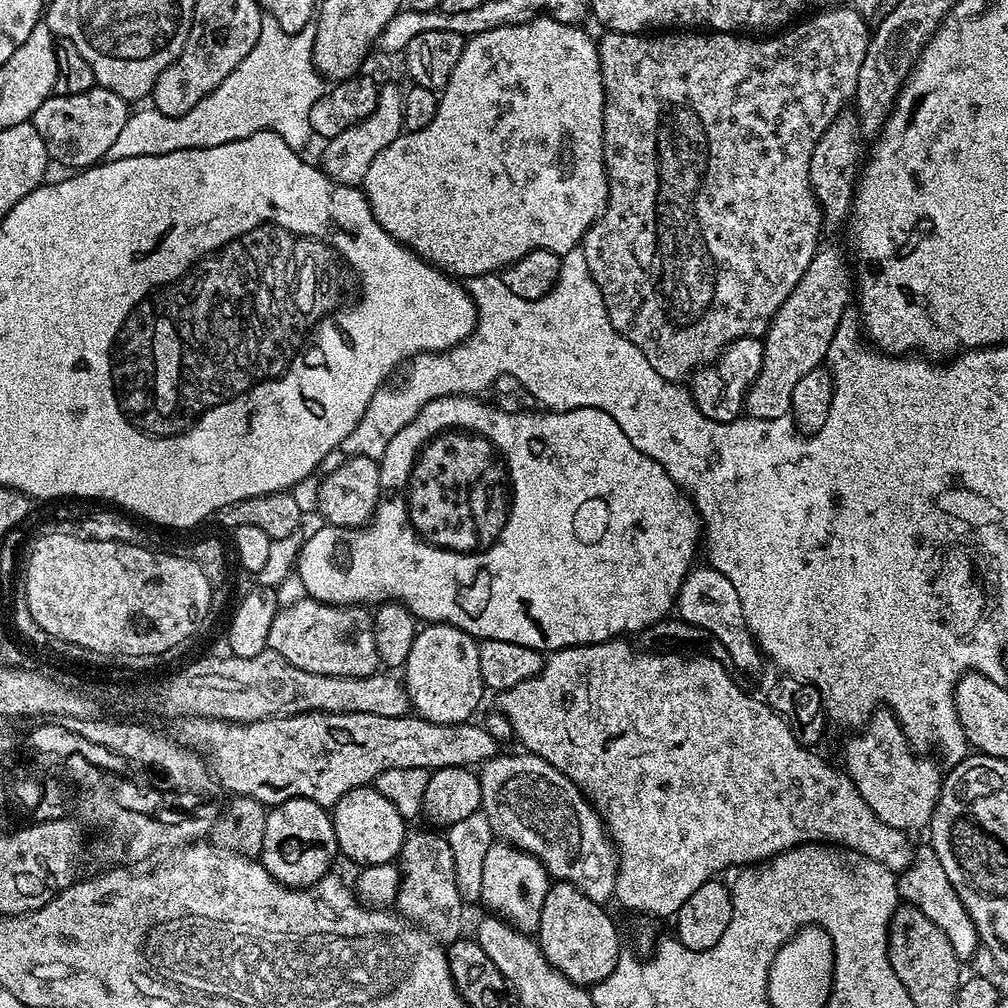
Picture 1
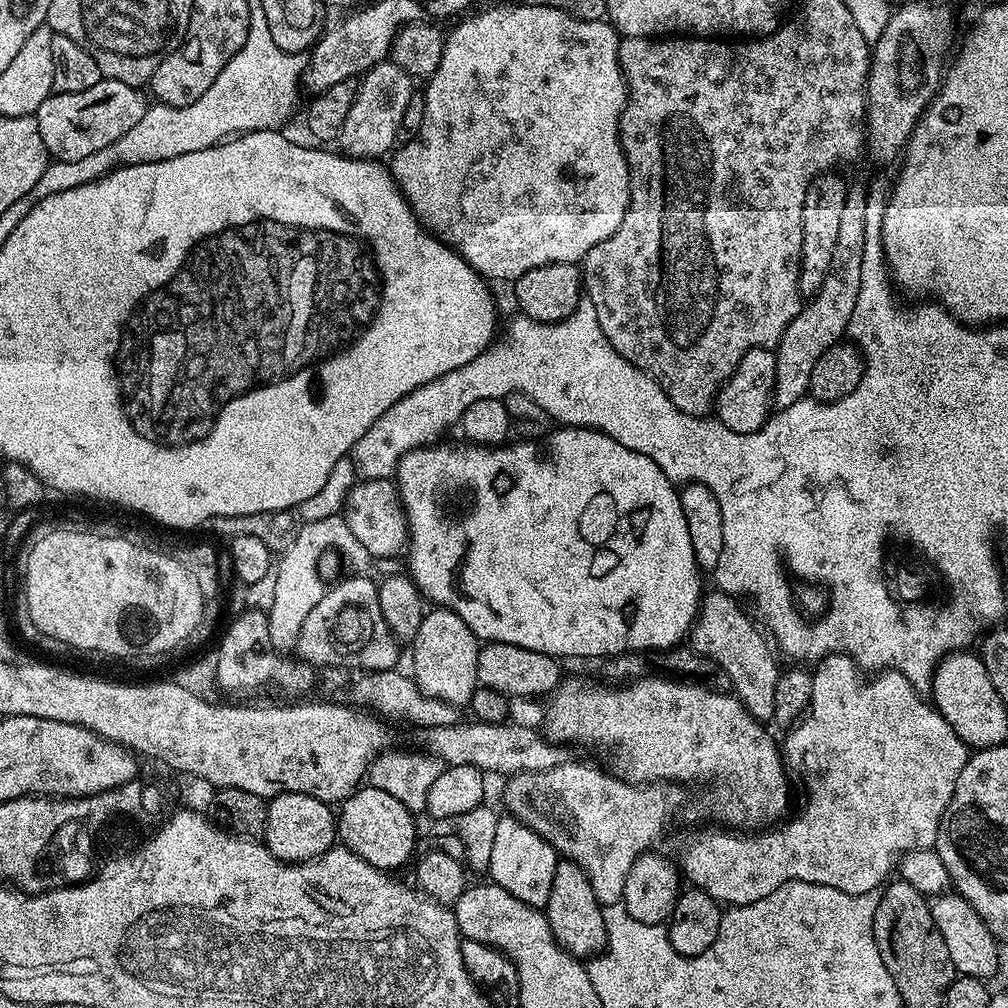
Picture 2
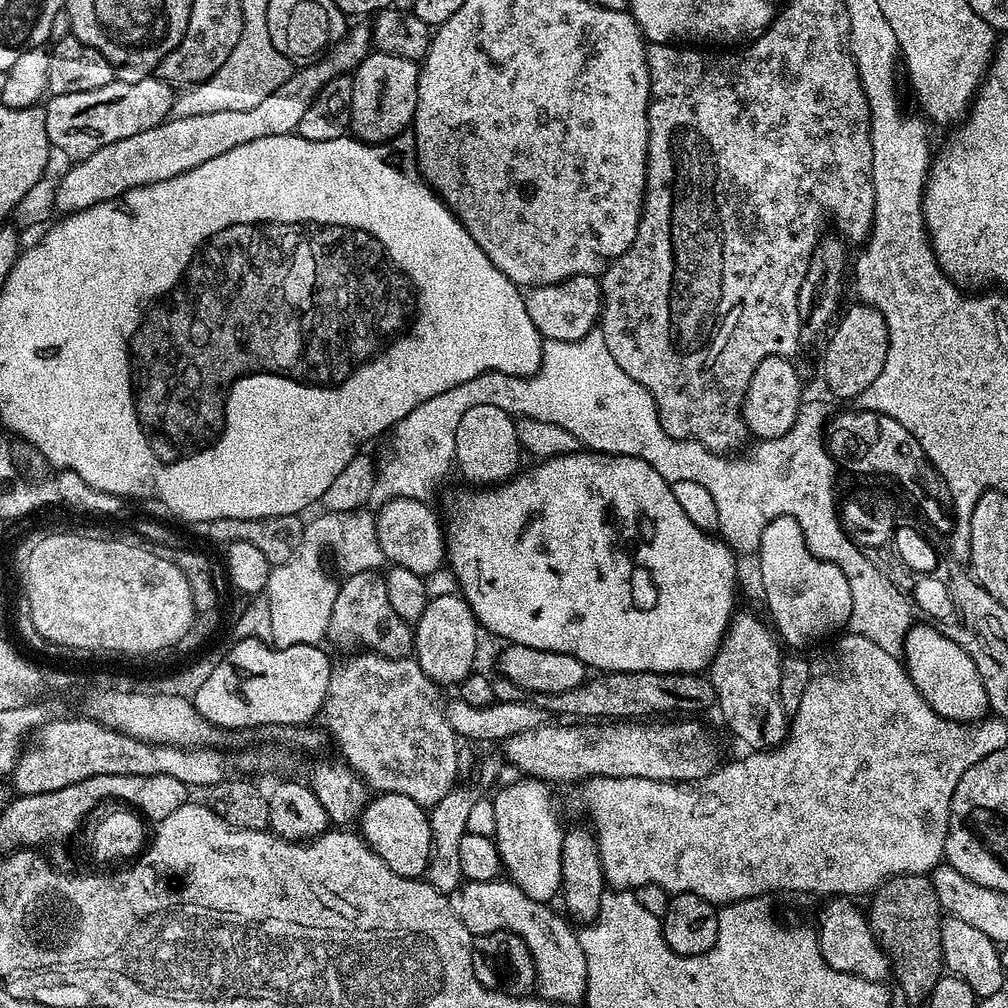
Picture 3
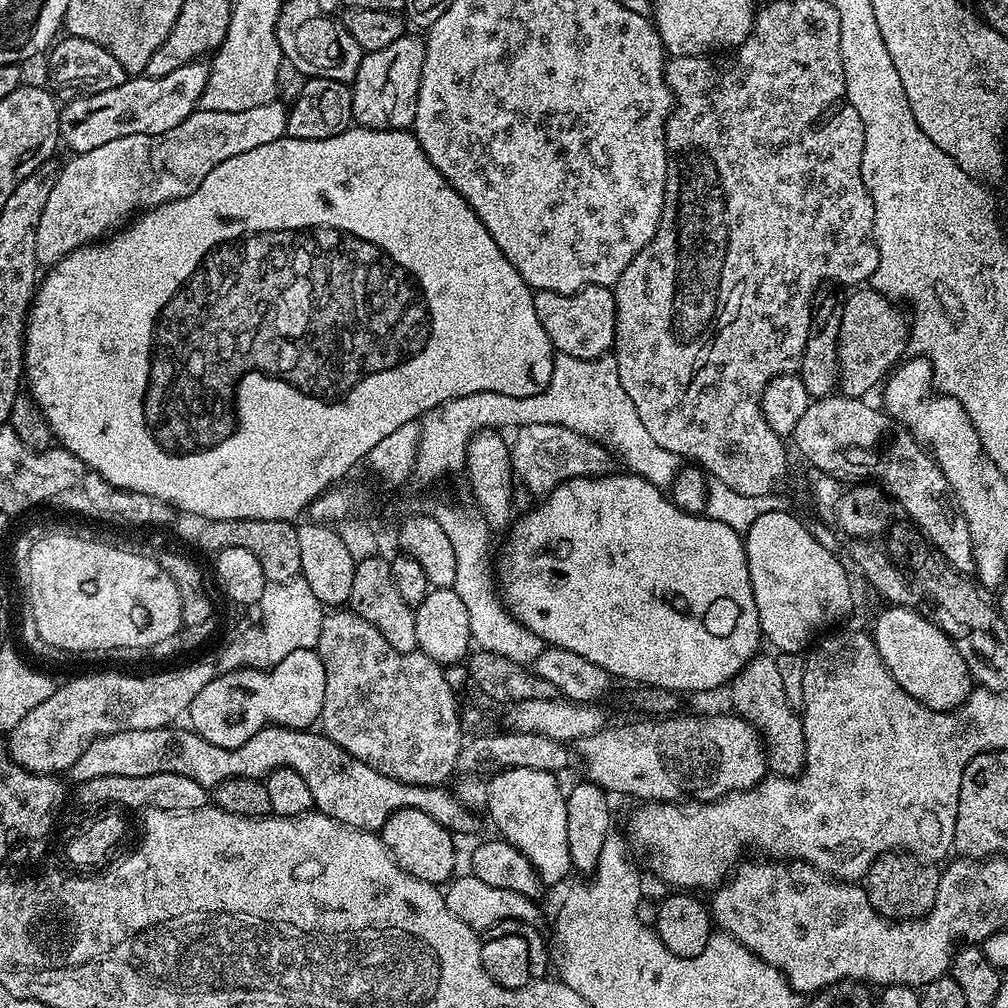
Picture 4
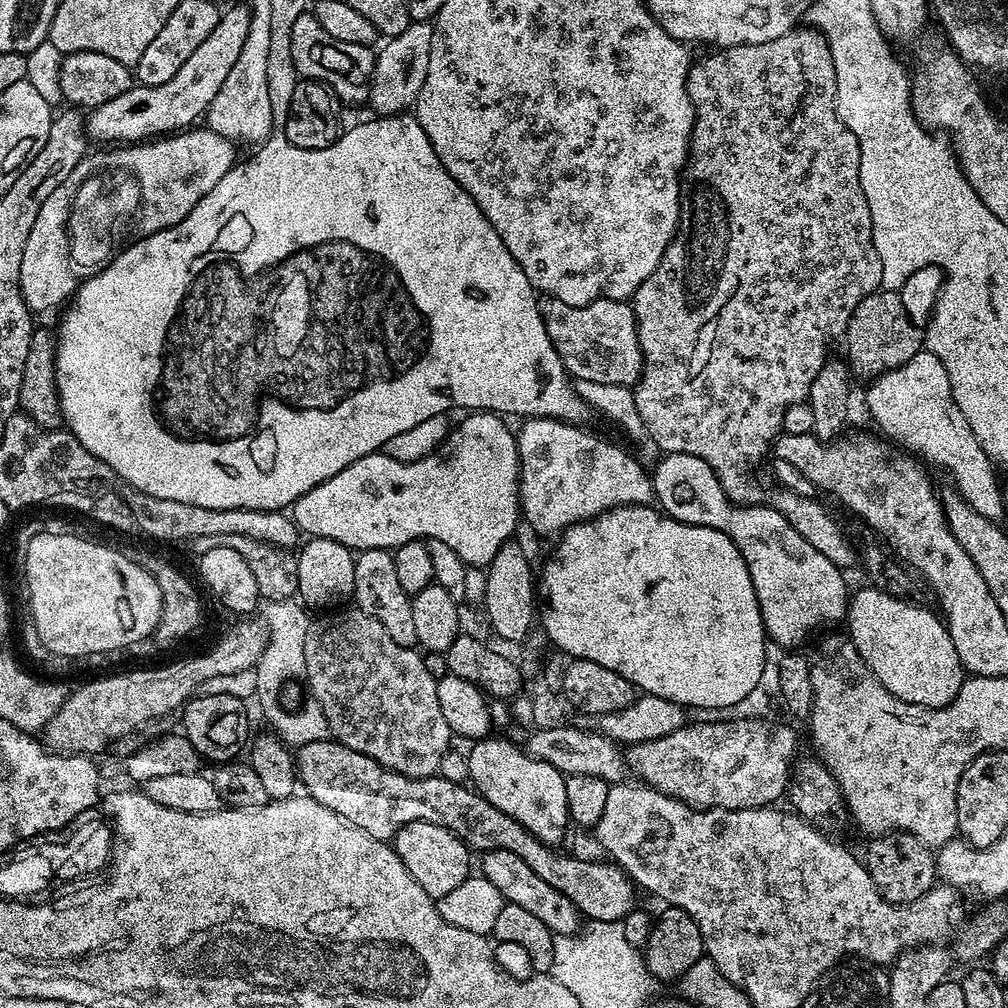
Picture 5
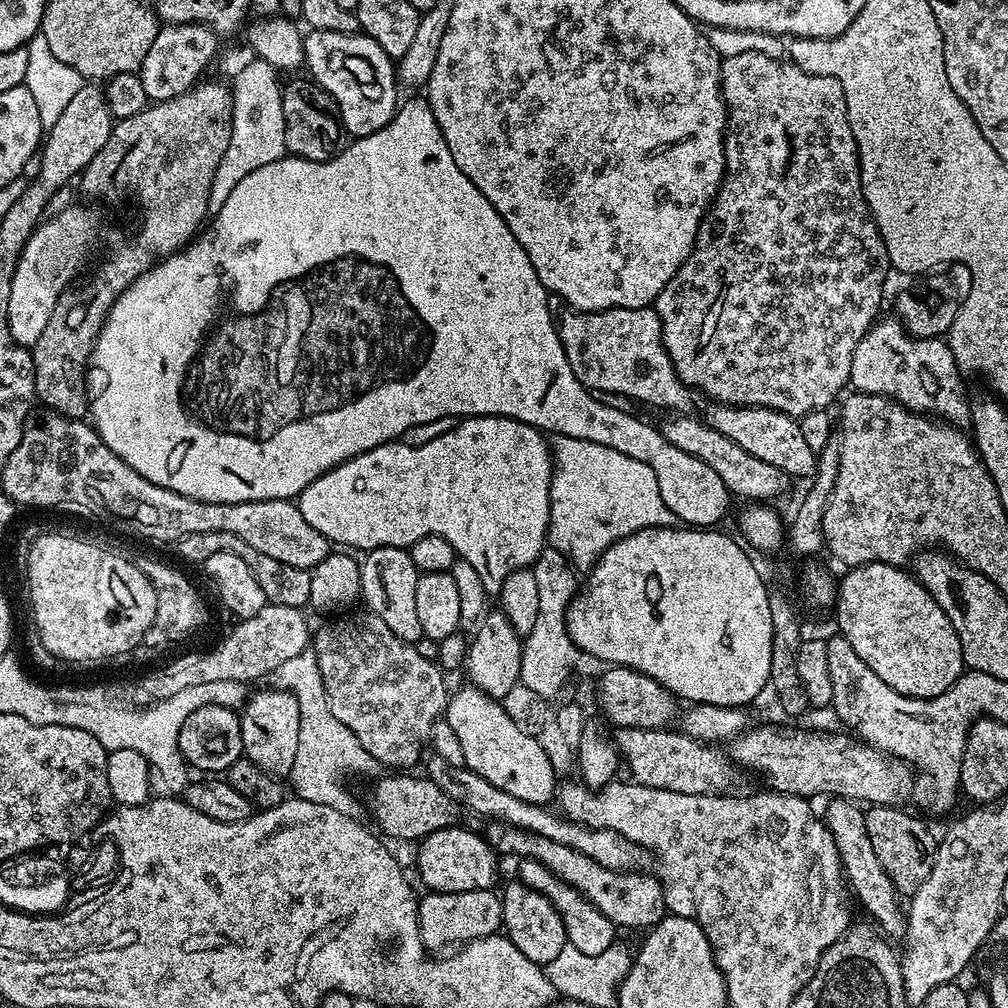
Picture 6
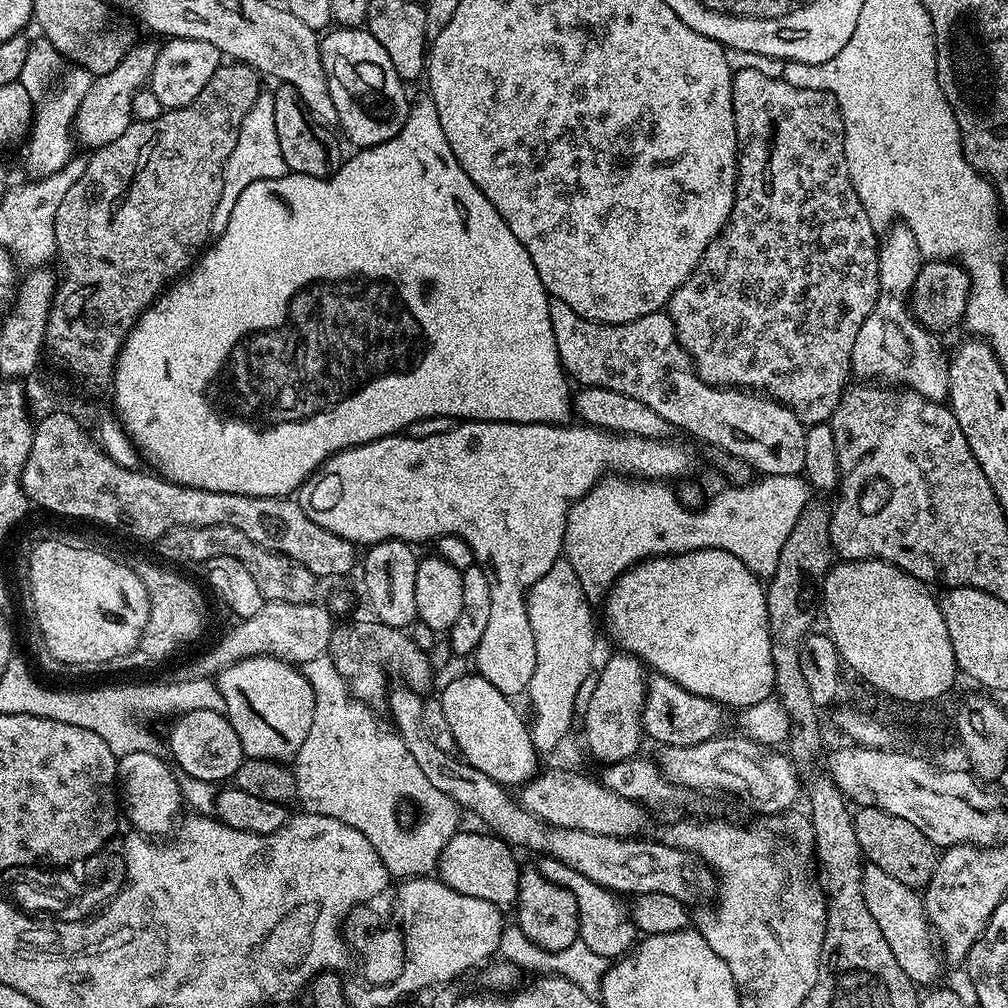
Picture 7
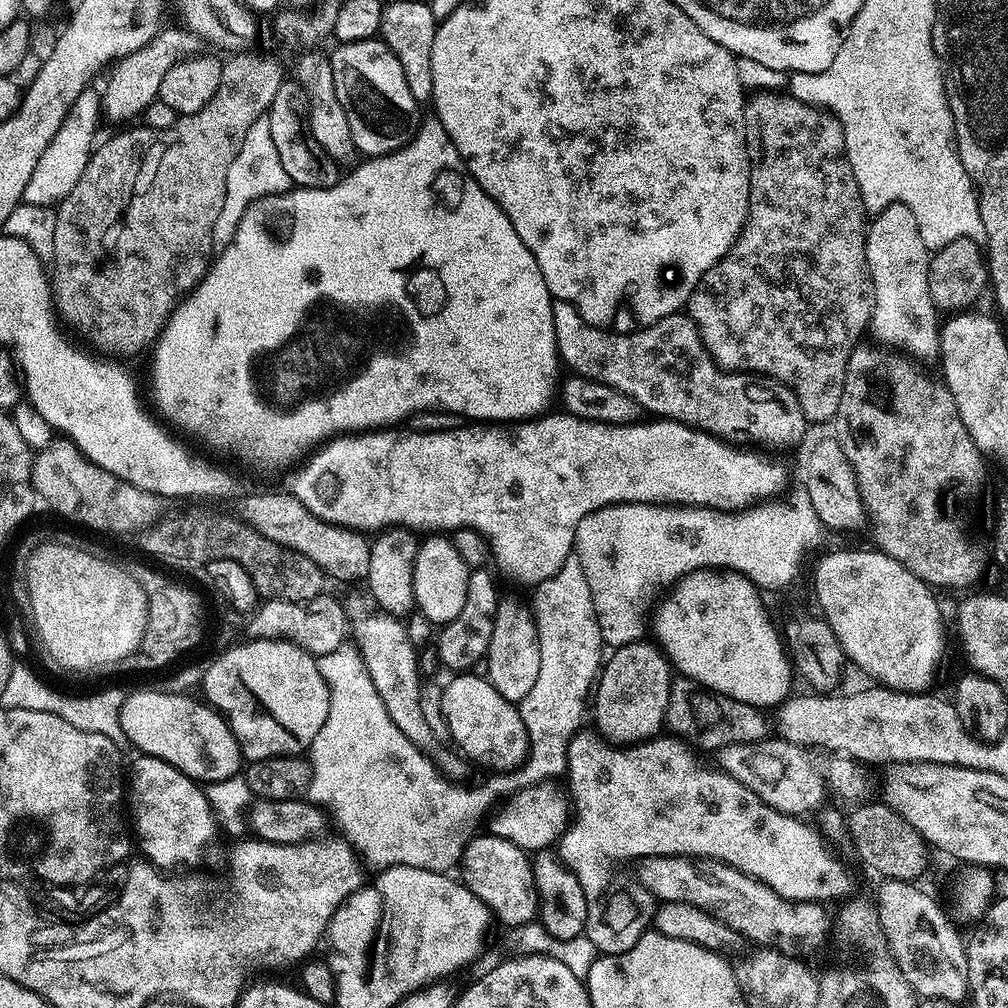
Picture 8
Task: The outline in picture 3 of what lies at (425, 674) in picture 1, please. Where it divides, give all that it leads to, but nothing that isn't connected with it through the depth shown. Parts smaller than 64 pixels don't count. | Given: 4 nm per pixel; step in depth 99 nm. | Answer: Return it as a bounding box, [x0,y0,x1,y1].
[414,596,476,686]

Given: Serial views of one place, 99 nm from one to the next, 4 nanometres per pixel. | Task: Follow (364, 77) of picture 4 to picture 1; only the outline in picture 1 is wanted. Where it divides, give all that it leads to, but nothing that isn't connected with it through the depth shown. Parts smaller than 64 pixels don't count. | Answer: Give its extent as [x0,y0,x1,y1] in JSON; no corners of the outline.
[318,84,405,186]

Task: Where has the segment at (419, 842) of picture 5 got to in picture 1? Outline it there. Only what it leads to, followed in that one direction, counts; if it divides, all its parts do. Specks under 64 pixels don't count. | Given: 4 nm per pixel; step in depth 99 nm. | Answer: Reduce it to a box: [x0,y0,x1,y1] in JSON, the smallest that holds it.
[330,787,406,866]

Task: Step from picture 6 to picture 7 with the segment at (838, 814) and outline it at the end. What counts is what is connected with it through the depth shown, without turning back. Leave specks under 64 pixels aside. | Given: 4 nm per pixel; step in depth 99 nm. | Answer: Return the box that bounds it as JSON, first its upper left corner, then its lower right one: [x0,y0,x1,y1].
[860,863,942,986]

